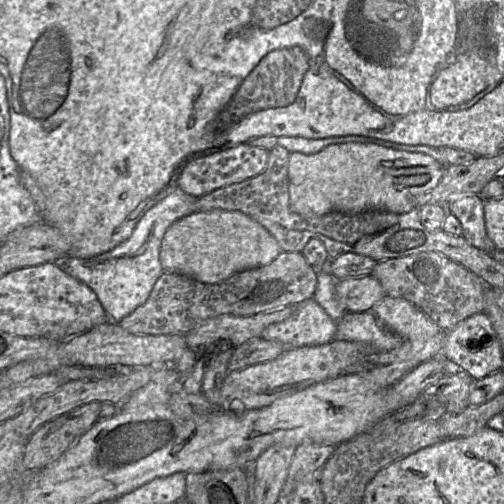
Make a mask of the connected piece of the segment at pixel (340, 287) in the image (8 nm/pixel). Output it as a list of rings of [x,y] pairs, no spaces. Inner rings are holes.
[[[371,275],[336,280],[335,289],[347,312],[354,313],[373,311],[387,296],[380,282]]]

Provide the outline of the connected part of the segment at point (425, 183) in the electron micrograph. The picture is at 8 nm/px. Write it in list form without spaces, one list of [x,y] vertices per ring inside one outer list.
[[[372,143],[332,144],[315,154],[292,152],[288,162],[290,204],[304,217],[334,211],[352,215],[372,209],[404,214],[417,209],[418,199],[437,186],[444,171],[444,165],[426,154]]]

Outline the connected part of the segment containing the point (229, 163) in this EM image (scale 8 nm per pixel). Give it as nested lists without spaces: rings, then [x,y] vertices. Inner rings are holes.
[[[248,143],[238,144],[188,162],[177,179],[177,188],[192,197],[199,198],[219,188],[259,175],[265,170],[268,159],[269,152],[266,149]]]

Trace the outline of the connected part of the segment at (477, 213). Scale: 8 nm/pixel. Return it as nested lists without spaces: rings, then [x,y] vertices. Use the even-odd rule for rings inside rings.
[[[475,194],[452,200],[445,209],[459,220],[462,236],[469,244],[492,255],[496,248],[486,232],[483,206],[483,198]]]

